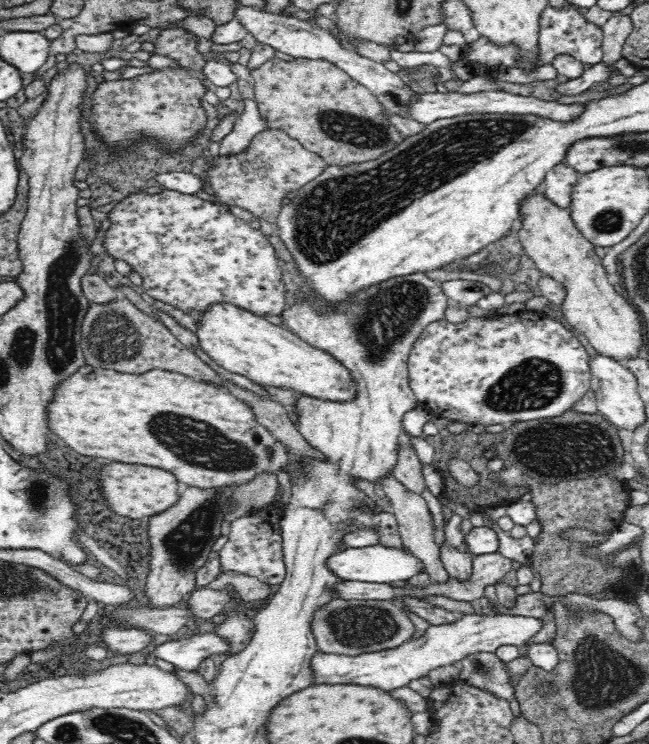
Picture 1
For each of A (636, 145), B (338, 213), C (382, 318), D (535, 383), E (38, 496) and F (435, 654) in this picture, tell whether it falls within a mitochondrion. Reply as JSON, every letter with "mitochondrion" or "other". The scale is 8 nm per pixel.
{"A":"mitochondrion","B":"mitochondrion","C":"mitochondrion","D":"mitochondrion","E":"mitochondrion","F":"other"}

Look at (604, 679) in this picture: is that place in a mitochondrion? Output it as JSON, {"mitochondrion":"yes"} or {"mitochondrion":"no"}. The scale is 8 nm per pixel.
{"mitochondrion":"yes"}

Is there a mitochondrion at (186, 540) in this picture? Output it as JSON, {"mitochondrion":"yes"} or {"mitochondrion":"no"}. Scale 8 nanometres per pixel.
{"mitochondrion":"yes"}

